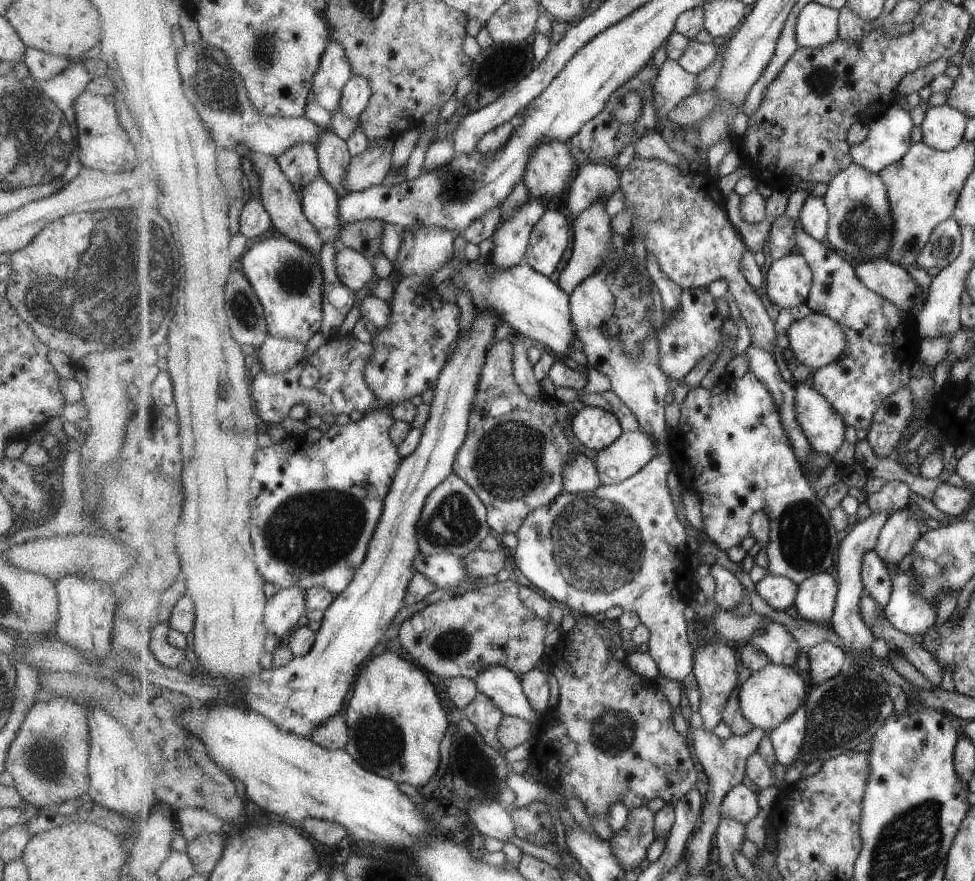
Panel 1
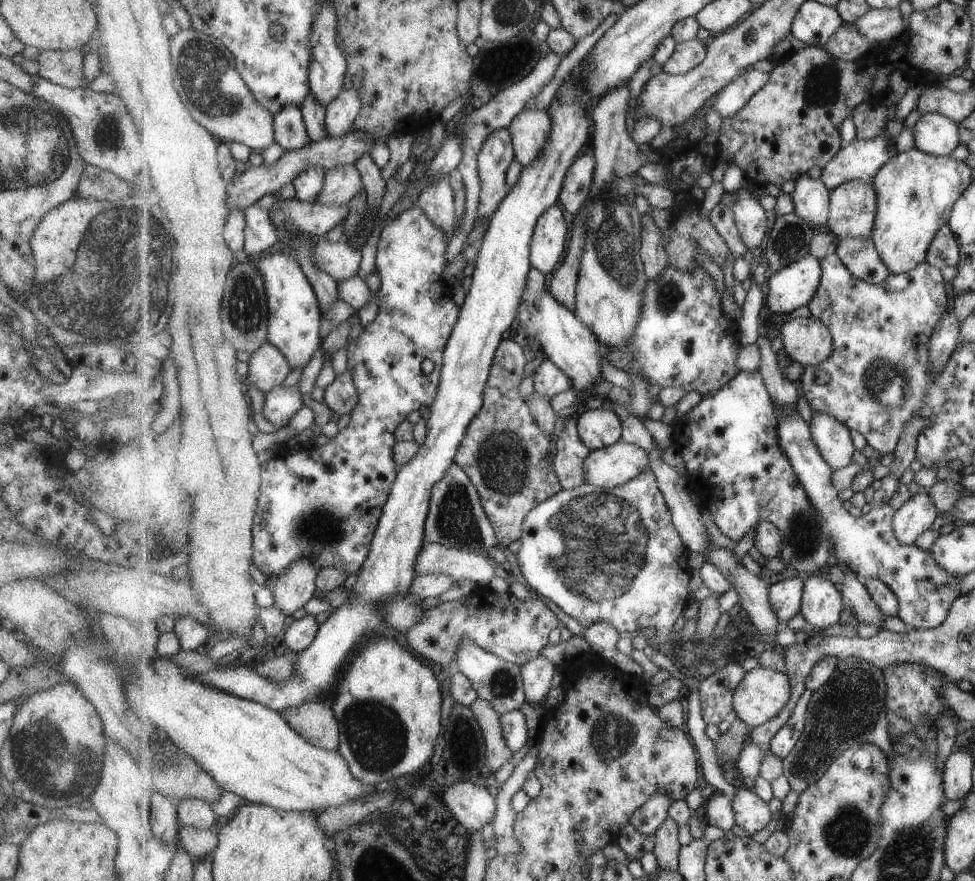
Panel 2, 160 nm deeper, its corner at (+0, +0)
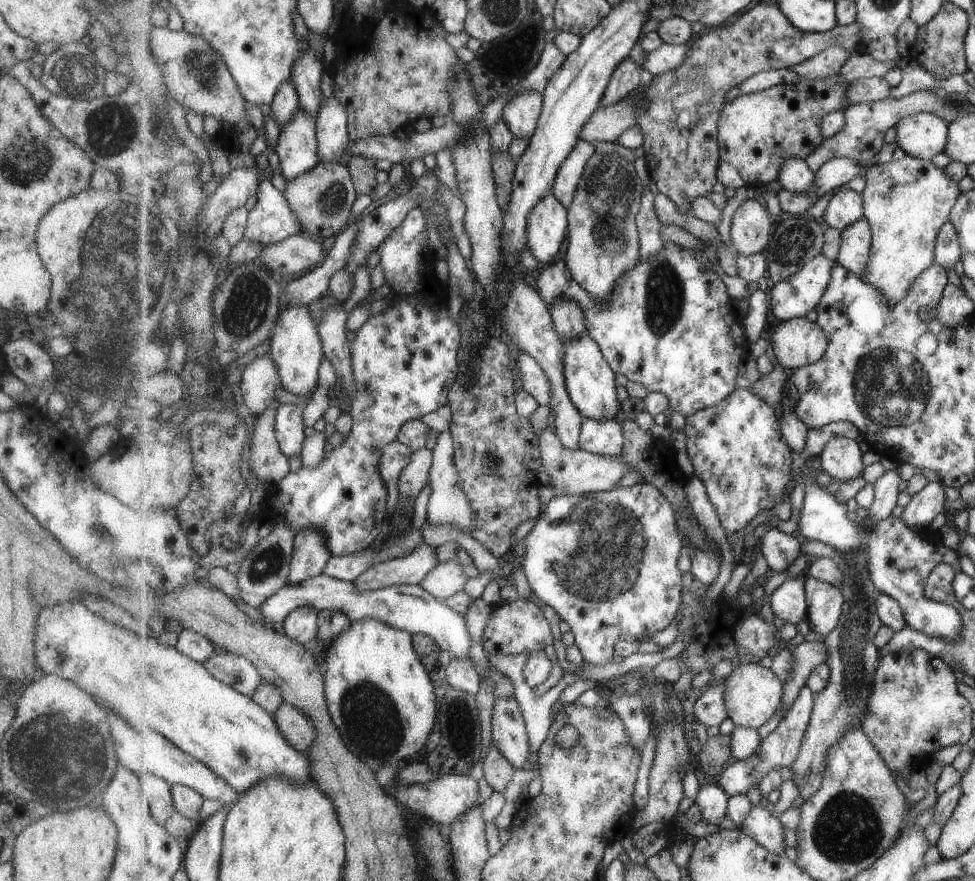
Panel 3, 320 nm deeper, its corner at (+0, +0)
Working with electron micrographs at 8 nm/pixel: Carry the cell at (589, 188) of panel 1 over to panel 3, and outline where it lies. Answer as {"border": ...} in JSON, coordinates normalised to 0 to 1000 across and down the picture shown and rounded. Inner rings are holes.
{"border":[[[594,158],[583,180],[576,186],[570,200],[566,219],[582,235],[586,234],[592,212],[600,195],[600,188],[607,179],[610,168],[606,161]]]}

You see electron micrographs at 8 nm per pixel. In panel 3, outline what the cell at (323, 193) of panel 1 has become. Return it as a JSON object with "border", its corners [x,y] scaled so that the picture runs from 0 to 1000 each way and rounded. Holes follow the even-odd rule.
{"border":[[[308,120],[301,134],[287,146],[282,171],[287,177],[288,196],[293,204],[305,202],[309,196],[319,193],[319,190],[329,184],[325,168],[325,142],[326,131],[314,128]]]}

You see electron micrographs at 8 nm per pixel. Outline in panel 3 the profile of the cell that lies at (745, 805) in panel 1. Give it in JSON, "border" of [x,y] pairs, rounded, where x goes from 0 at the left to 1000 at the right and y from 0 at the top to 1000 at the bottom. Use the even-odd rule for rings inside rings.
{"border":[[[777,913],[770,918],[760,941],[791,967],[806,970],[808,960],[803,939],[804,935],[799,927],[793,926],[789,919],[781,917]]]}

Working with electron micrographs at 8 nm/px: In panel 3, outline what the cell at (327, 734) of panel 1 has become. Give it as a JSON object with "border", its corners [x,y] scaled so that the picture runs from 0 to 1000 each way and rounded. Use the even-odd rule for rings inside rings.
{"border":[[[290,798],[281,810],[290,835],[308,852],[318,850],[325,835],[320,817],[309,805],[299,799]]]}

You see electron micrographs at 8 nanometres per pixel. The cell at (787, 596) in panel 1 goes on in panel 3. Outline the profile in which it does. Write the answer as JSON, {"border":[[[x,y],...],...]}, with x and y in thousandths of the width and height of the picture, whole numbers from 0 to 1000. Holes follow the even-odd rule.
{"border":[[[824,654],[809,655],[791,675],[791,689],[795,698],[814,709],[822,704],[828,706],[830,687]]]}

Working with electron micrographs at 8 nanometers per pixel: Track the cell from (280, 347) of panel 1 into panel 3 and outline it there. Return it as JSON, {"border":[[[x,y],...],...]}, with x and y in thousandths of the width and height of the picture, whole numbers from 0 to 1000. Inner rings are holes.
{"border":[[[274,402],[263,406],[250,420],[246,443],[252,461],[265,474],[283,456],[287,437],[285,415]]]}

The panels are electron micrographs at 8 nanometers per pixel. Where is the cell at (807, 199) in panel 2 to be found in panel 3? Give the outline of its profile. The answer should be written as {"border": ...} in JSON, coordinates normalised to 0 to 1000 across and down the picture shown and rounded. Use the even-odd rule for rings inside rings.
{"border":[[[815,178],[806,182],[801,191],[801,213],[816,219],[825,219],[835,213],[837,195],[827,180]]]}

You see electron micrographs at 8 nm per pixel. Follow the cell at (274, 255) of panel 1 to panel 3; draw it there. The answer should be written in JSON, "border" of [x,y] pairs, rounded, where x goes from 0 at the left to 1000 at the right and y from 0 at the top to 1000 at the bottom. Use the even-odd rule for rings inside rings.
{"border":[[[318,347],[287,353],[278,383],[276,403],[285,415],[288,437],[307,449],[319,448],[326,439],[328,418],[332,406],[330,383],[319,356]]]}

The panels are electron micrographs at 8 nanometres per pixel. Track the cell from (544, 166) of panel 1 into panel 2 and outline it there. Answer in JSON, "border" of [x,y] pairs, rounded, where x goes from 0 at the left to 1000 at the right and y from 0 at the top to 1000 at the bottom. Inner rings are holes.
{"border":[[[543,120],[526,135],[522,144],[526,151],[529,182],[538,191],[548,183],[548,179],[556,171],[558,163],[562,160],[566,149],[566,134],[561,125],[551,125]]]}

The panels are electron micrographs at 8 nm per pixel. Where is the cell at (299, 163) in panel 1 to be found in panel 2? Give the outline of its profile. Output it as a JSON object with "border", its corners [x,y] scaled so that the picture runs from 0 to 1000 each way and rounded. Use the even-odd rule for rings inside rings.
{"border":[[[294,119],[281,131],[283,161],[292,170],[310,169],[320,161],[307,119]]]}

